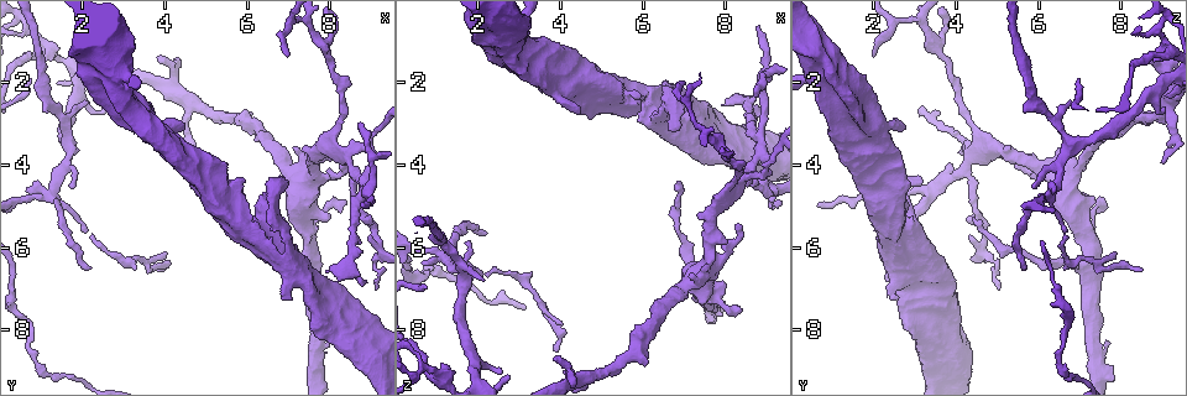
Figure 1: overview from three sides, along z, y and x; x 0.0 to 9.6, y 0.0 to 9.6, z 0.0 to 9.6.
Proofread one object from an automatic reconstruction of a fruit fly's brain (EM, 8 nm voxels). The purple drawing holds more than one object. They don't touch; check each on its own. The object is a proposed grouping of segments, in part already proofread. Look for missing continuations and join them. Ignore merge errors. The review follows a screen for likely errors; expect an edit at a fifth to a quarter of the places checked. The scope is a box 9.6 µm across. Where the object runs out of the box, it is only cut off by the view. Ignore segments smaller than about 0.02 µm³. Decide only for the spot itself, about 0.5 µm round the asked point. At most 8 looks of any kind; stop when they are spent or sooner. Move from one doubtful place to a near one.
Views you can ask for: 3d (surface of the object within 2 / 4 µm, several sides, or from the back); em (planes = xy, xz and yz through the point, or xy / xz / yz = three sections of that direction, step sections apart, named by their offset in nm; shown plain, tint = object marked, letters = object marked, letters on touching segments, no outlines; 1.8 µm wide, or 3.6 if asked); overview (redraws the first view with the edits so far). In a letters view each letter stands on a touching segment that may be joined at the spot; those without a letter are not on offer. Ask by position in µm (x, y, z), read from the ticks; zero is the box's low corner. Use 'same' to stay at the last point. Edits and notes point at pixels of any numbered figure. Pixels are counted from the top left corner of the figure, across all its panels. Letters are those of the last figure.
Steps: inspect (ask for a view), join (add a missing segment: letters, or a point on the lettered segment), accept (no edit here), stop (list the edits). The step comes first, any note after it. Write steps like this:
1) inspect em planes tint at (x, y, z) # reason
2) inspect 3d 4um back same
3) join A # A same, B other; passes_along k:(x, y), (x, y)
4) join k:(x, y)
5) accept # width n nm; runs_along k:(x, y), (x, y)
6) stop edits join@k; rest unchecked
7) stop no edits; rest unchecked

inspect 3d 2um at (2.25, 6.55, 5.70) # an open end

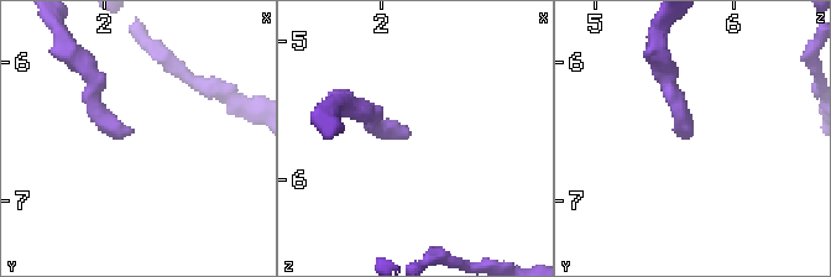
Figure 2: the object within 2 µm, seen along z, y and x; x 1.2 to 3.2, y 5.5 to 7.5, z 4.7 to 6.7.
inspect em xy step 16 letters at (2.18, 6.52, 5.68) # need the tissue

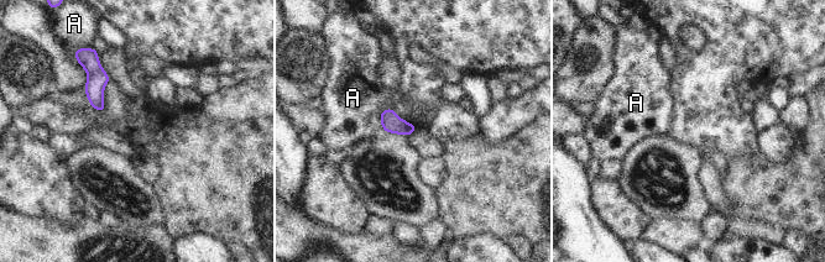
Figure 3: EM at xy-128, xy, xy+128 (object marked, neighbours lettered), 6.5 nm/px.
inspect em planes letters same

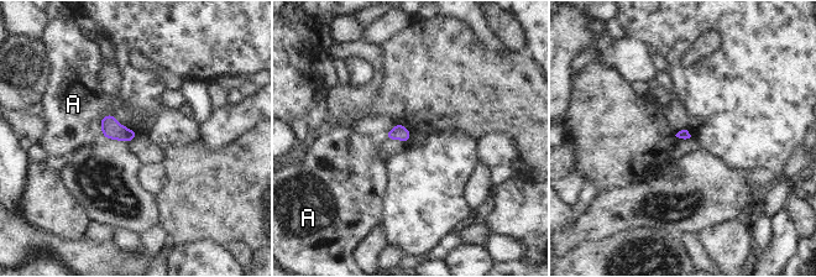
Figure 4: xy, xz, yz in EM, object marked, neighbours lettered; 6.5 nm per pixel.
accept # A other; border 4:(111, 113), (102, 119), (100, 134); none of them fits

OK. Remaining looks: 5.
inspect em planes tint at (3.85, 6.55, 8.50) # thin end

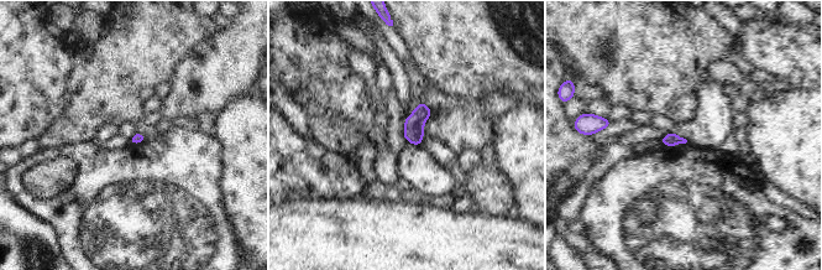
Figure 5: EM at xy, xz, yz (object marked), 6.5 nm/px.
inspect em planes letters same # see the neighbours

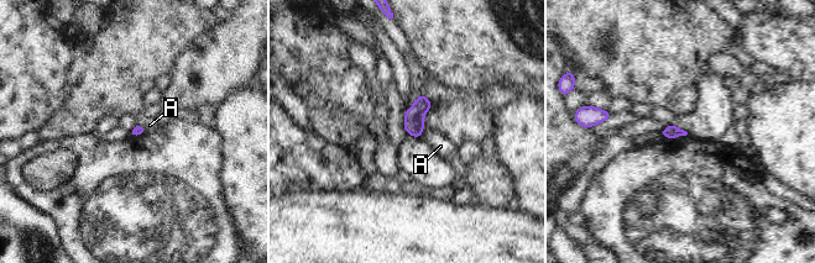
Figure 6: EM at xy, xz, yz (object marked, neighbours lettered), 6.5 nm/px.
accept # A other; border 6:(136, 124), (146, 131); no lettered segment goes on from it

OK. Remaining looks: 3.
inspect em 3.6um planes letters at (7.80, 6.65, 7.50) # branch stops here

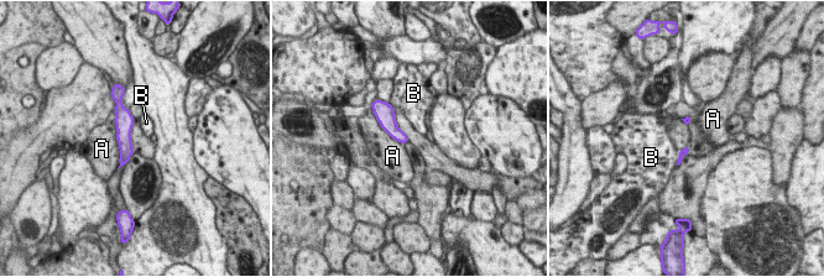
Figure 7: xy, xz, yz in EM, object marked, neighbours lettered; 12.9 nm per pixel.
accept # A other, B other; border 7:(113, 121), (119, 149), (116, 168); none of them fits

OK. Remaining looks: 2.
stop no edits; rest unchecked

